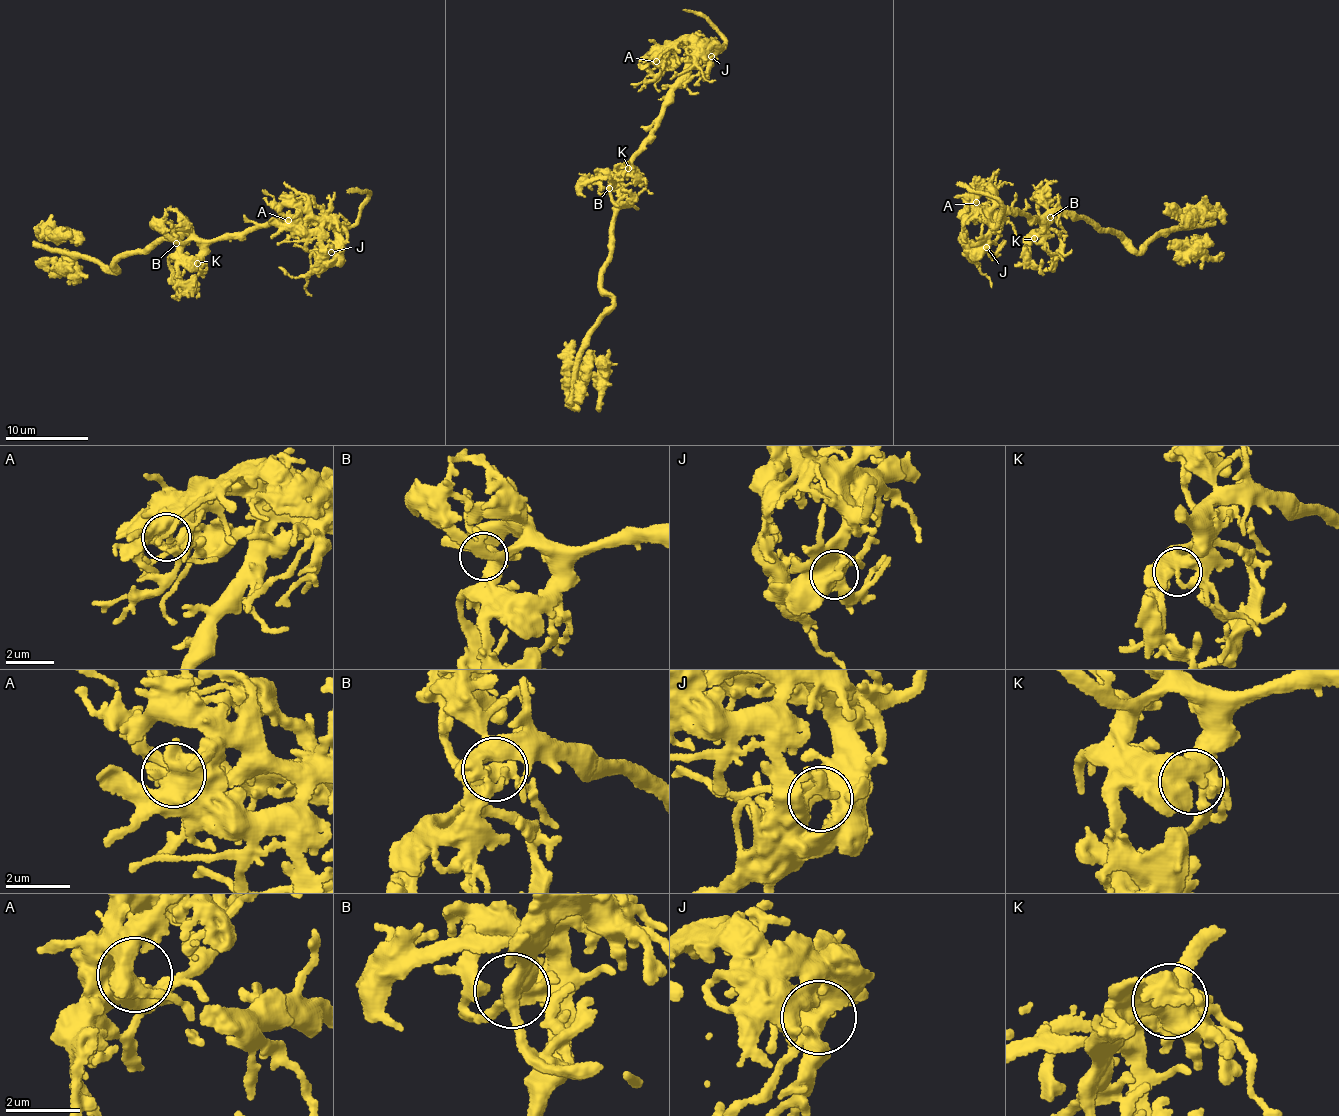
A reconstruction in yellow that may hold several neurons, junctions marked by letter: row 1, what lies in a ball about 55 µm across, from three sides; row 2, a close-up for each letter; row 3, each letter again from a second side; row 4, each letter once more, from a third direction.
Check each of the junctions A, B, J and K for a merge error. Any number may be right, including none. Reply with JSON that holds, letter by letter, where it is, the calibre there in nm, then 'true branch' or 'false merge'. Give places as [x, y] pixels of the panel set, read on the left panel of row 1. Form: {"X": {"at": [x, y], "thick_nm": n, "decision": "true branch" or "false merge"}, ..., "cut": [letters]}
{"A": {"at": [288, 220], "thick_nm": 400, "decision": "true branch"}, "B": {"at": [176, 243], "thick_nm": 360, "decision": "true branch"}, "J": {"at": [331, 252], "thick_nm": 500, "decision": "true branch"}, "K": {"at": [197, 263], "thick_nm": 600, "decision": "true branch"}, "cut": []}

